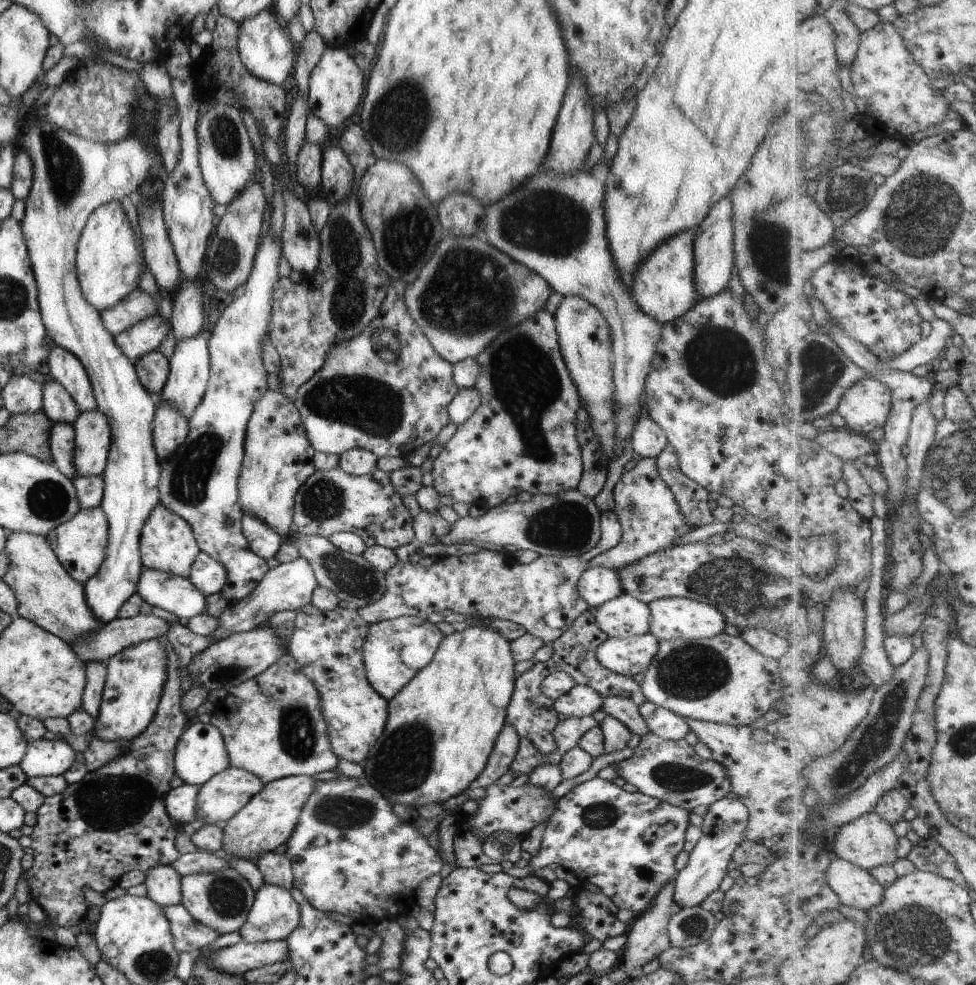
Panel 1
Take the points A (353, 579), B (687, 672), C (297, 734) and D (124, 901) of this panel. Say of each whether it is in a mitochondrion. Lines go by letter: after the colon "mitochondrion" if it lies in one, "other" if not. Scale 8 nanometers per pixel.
A: mitochondrion
B: mitochondrion
C: mitochondrion
D: other

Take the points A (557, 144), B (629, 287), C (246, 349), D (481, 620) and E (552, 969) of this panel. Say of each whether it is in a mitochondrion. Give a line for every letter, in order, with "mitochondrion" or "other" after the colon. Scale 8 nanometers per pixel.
A: other
B: other
C: other
D: other
E: other

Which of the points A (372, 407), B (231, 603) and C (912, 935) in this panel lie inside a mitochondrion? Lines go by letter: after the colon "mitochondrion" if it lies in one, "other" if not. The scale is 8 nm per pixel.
A: mitochondrion
B: other
C: mitochondrion

